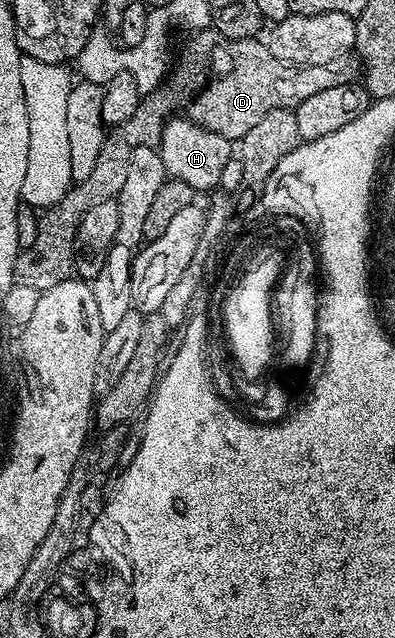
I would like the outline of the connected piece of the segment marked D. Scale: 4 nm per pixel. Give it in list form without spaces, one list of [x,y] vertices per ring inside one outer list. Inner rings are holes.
[[[212,28],[198,29],[192,36],[193,43],[177,70],[177,86],[170,88],[170,95],[162,92],[144,95],[135,112],[131,112],[129,119],[119,127],[126,147],[156,147],[161,141],[166,122],[174,113],[173,98],[177,102],[183,101],[188,90],[193,90],[193,95],[185,102],[184,117],[219,136],[239,140],[251,132],[251,128],[255,128],[255,124],[259,124],[267,112],[275,108],[293,110],[307,97],[344,87],[352,83],[349,81],[353,74],[357,76],[362,73],[360,61],[349,56],[329,66],[288,66],[286,62],[275,60],[268,45],[257,38],[231,40]]]

